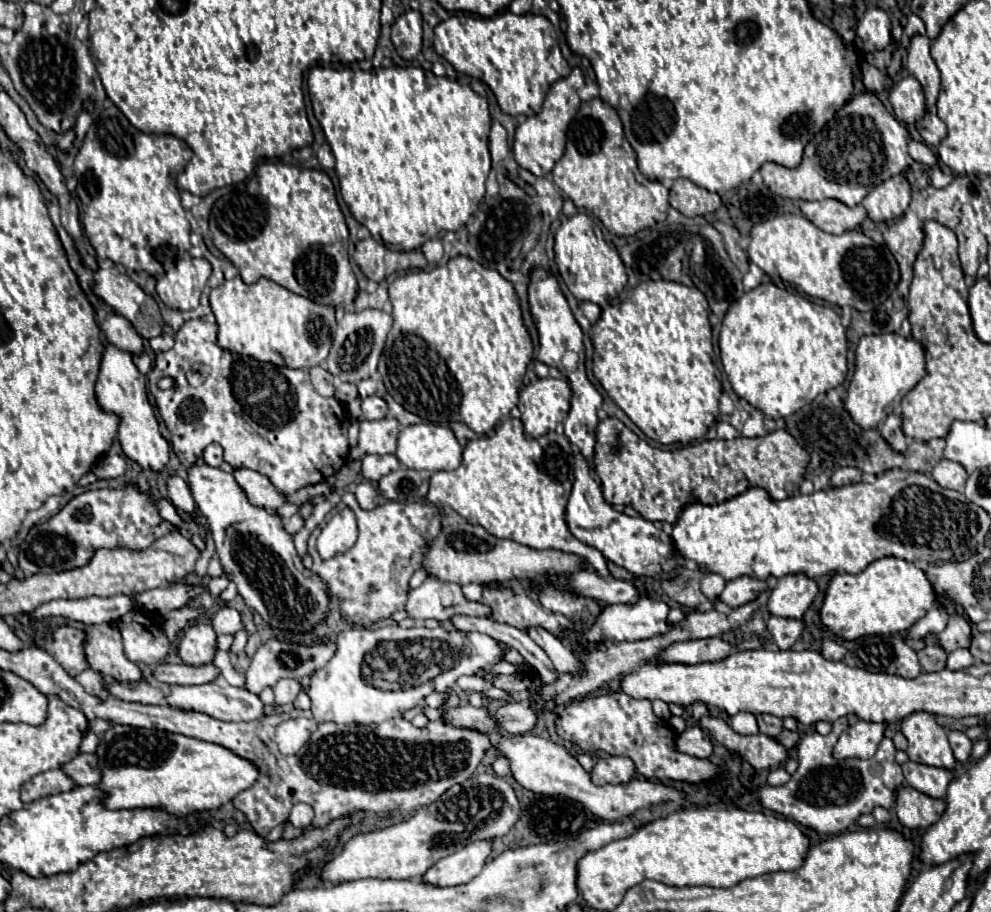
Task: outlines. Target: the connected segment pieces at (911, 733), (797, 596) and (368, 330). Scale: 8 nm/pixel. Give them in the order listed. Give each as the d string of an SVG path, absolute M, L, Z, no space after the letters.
M918 711L902 719L902 733L908 739L910 761L954 769L956 759L952 755L946 731L936 723L934 715Z
M794 573L778 579L778 585L772 589L768 611L786 619L802 619L810 609L814 597L818 595L818 585L804 573Z
M366 309L360 313L346 313L336 327L334 343L326 359L326 369L334 377L340 377L342 381L348 381L348 383L356 383L360 379L372 377L376 373L376 365L382 355L390 327L392 327L392 315L386 311Z

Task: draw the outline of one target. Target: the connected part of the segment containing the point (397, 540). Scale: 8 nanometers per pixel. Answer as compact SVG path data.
M352 497L352 499L354 499L352 511L358 517L358 531L360 531L356 545L350 551L346 551L344 555L324 561L324 559L320 559L320 555L316 551L314 531L312 531L312 535L308 539L308 555L312 557L314 565L312 565L310 571L314 571L322 579L322 583L326 583L328 593L338 599L340 615L346 623L350 623L350 625L360 623L362 627L370 627L372 623L390 619L396 611L406 607L406 597L408 597L408 591L410 591L410 585L408 585L410 577L414 575L416 569L422 567L430 543L442 531L442 511L440 511L438 505L428 503L428 501L416 501L416 503L386 501L384 505L378 505L376 509L366 511L366 509L360 509L356 497Z

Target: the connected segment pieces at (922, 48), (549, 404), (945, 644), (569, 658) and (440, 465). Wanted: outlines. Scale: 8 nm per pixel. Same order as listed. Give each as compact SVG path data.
M914 35L908 49L908 71L922 83L928 109L936 107L940 93L940 75L934 59L930 57L930 39Z
M538 379L520 391L518 409L522 413L524 433L538 439L554 431L570 411L570 385L564 379Z
M954 613L942 633L938 633L938 645L950 653L960 647L970 647L972 639L972 625L958 613Z
M532 627L528 629L530 637L536 641L538 647L542 647L546 651L546 655L550 657L550 661L554 663L558 673L570 673L570 671L578 671L578 663L582 663L582 659L578 659L562 641L558 641L552 633L548 633L542 627Z
M418 423L404 427L398 437L398 449L396 457L400 459L402 465L416 469L416 471L452 471L462 463L462 447L450 427L444 425L434 425L434 423Z

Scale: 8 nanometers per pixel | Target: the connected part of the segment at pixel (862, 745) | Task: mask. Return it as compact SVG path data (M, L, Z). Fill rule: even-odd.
M858 721L840 735L834 747L834 759L870 759L876 753L882 737L882 723Z

